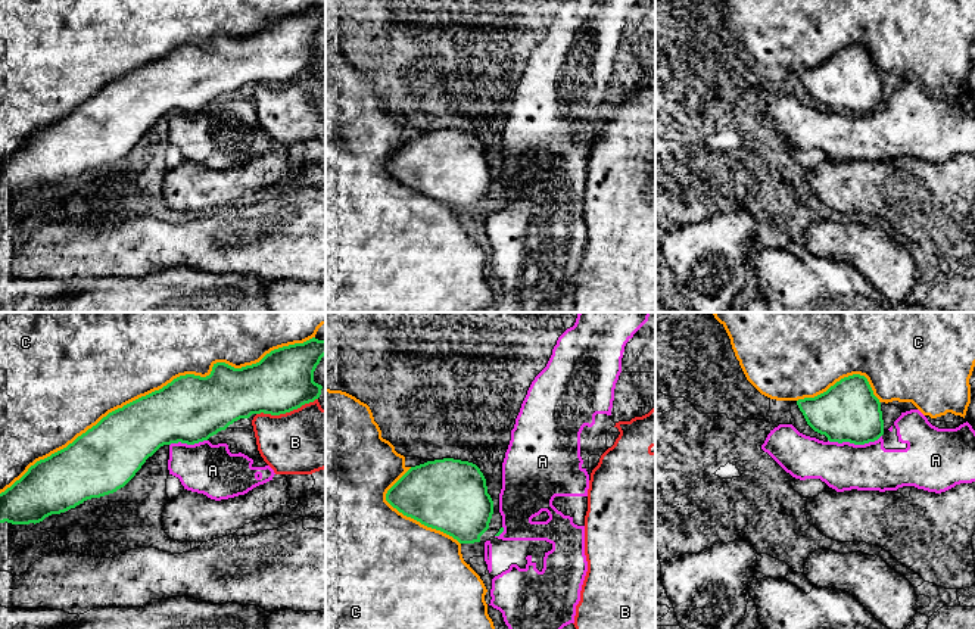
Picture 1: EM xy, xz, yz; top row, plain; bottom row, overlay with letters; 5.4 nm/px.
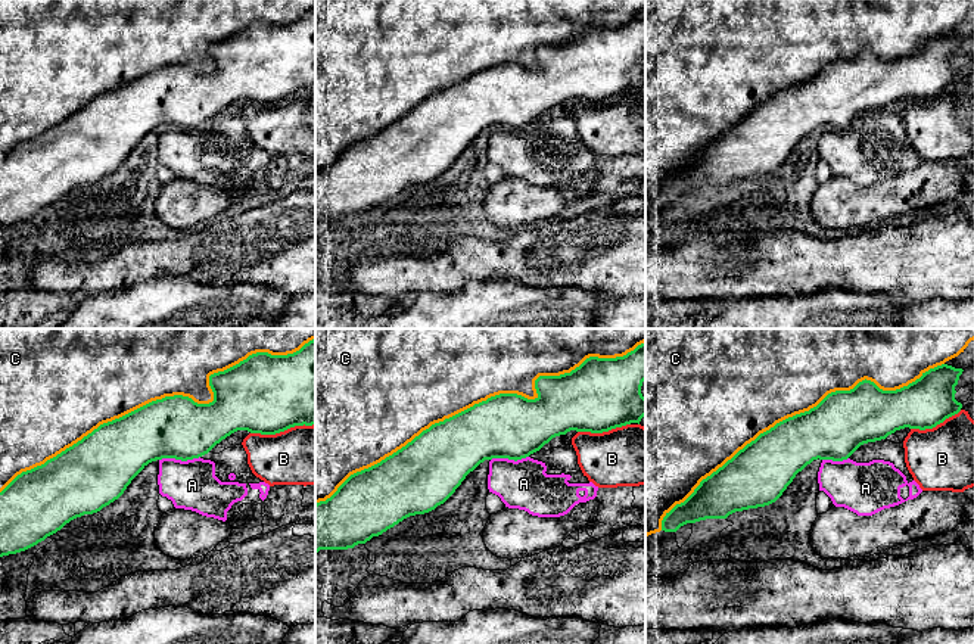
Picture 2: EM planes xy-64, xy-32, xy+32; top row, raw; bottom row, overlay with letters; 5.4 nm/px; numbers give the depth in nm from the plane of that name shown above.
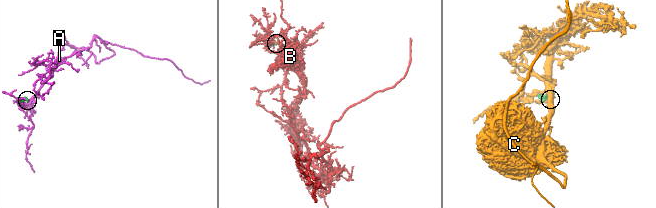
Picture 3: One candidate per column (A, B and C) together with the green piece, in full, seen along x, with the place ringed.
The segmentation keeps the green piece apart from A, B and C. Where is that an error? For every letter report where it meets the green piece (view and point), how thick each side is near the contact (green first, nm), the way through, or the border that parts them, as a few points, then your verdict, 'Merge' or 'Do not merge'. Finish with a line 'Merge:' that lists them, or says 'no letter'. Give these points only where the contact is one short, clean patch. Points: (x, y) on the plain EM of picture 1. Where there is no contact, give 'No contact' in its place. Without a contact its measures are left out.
A: Touches green at yz (854, 114). Thickness 340 nm (green) against 260 nm. Boundary: yz (881, 105), (863, 114), (828, 111). Do not merge
B: Touches green at xy (286, 81). Thickness 340 nm (green) against 360 nm. Do not merge
C: Touches green at xy (159, 59). Thickness 360 nm (green) against 400 nm. Merge
Merge: C

